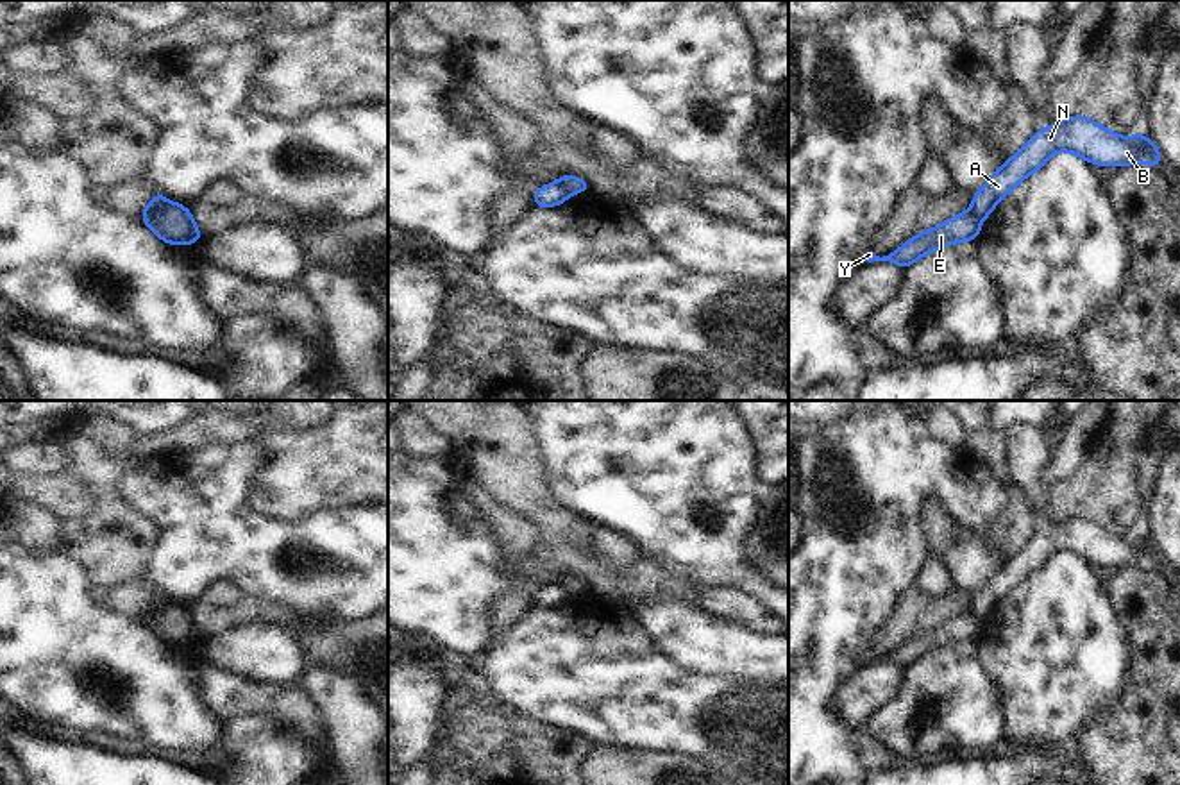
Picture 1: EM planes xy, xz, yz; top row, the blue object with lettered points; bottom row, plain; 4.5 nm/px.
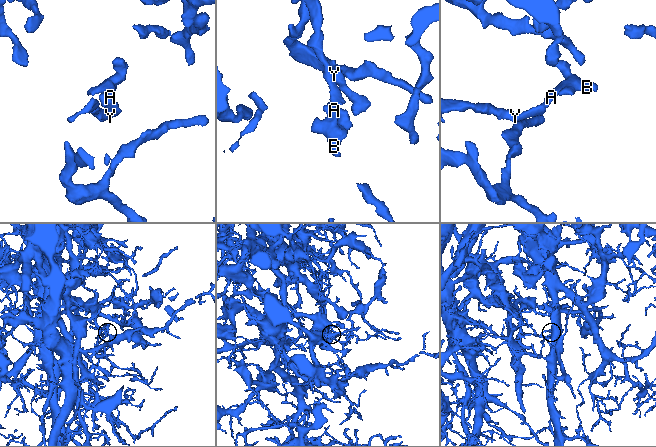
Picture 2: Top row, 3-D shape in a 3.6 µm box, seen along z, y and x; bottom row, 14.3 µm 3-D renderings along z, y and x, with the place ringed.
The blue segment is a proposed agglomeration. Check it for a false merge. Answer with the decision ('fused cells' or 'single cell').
fused cells

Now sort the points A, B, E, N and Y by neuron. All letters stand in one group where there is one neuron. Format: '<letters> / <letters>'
A B N / E Y

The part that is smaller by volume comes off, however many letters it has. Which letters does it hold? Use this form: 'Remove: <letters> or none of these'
Remove: A, B, N.

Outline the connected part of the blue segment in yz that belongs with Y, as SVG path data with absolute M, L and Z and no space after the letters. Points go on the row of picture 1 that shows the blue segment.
M974 209L964 211L935 229L928 229L908 240L901 249L880 257L874 249L864 250L860 254L864 265L876 261L890 261L901 268L910 266L924 254L948 247L957 241L971 241L980 234L982 222L978 220Z

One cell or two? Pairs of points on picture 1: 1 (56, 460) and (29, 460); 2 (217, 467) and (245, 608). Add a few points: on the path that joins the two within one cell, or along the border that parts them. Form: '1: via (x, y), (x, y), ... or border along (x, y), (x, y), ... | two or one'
1: via (49, 460), (36, 460) | one
2: border along (245, 596), (281, 603), (286, 608) | two

